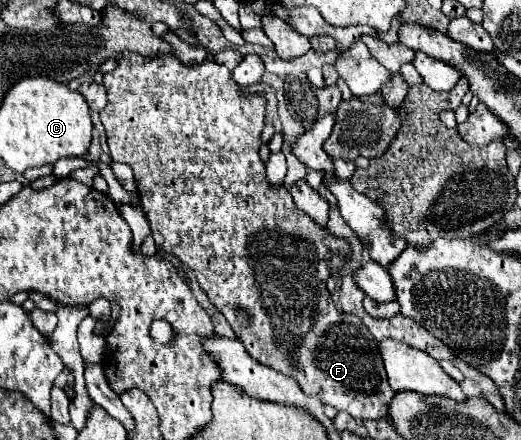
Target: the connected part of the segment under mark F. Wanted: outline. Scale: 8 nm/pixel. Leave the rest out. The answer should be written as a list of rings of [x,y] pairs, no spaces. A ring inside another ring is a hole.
[[[124,51],[124,55],[118,57],[118,63],[120,63],[120,67],[116,71],[104,75],[104,85],[108,89],[108,105],[100,111],[100,119],[106,129],[112,159],[120,161],[120,163],[128,163],[134,171],[134,179],[138,185],[138,197],[140,197],[142,209],[146,213],[146,219],[150,221],[150,231],[156,241],[156,247],[160,251],[164,249],[166,253],[172,253],[188,269],[194,271],[194,275],[196,275],[200,287],[206,291],[210,303],[216,305],[218,311],[222,311],[222,315],[234,329],[236,337],[244,343],[246,351],[258,363],[268,365],[268,367],[276,369],[278,373],[296,379],[296,383],[300,383],[300,389],[306,395],[320,399],[322,403],[334,407],[336,411],[348,411],[356,421],[364,423],[364,421],[378,421],[378,419],[386,417],[388,403],[392,401],[394,391],[390,389],[388,377],[384,375],[384,363],[380,363],[380,351],[376,351],[378,341],[370,335],[370,331],[360,321],[360,317],[338,311],[330,299],[330,291],[326,289],[326,281],[330,279],[330,275],[340,271],[344,267],[346,259],[352,257],[350,241],[344,237],[332,235],[328,229],[320,227],[314,219],[310,219],[310,215],[304,215],[304,211],[300,211],[296,207],[296,203],[292,203],[292,195],[284,187],[284,183],[274,187],[266,179],[266,167],[264,167],[264,161],[260,159],[260,145],[262,145],[260,133],[266,123],[266,97],[262,93],[244,93],[234,83],[230,71],[212,59],[206,59],[204,63],[200,63],[196,67],[188,67],[174,55],[142,57],[142,55]]]

